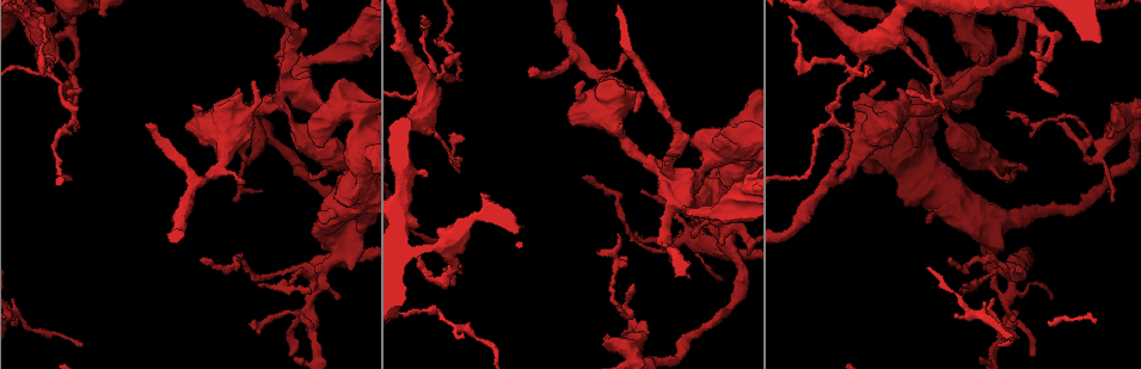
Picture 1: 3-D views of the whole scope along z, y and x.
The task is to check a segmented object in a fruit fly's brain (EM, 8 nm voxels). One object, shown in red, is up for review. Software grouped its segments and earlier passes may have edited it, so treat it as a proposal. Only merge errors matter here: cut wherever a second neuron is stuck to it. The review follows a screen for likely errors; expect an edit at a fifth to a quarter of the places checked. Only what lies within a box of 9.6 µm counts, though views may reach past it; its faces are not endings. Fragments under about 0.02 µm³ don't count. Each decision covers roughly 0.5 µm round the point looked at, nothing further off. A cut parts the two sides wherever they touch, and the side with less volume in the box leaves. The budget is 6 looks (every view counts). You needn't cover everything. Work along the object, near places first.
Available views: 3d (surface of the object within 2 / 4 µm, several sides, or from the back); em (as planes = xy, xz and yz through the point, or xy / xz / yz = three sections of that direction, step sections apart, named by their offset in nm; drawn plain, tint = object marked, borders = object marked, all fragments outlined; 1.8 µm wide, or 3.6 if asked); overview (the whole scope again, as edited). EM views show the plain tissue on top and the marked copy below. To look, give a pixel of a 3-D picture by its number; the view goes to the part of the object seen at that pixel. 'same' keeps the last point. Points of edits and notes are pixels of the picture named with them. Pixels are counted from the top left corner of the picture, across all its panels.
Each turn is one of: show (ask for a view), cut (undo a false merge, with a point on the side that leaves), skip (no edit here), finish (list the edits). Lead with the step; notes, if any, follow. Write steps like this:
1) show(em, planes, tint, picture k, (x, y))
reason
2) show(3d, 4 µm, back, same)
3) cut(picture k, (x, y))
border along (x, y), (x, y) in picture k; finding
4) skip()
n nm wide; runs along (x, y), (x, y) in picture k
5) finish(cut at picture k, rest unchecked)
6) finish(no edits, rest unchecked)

show(3d, 4 µm, picture 1, (952, 91))
sudden change in width

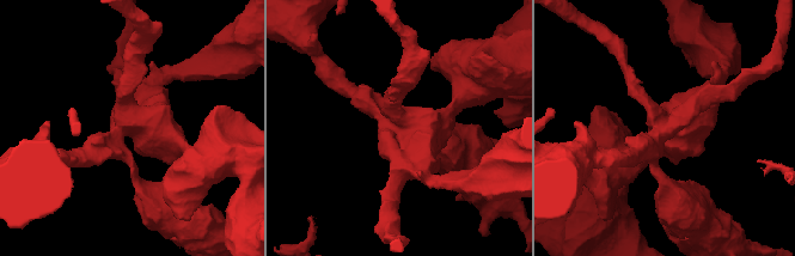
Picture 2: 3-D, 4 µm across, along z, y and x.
show(em, 3.6 µm, planes, tint, picture 2, (668, 129))
need the tissue

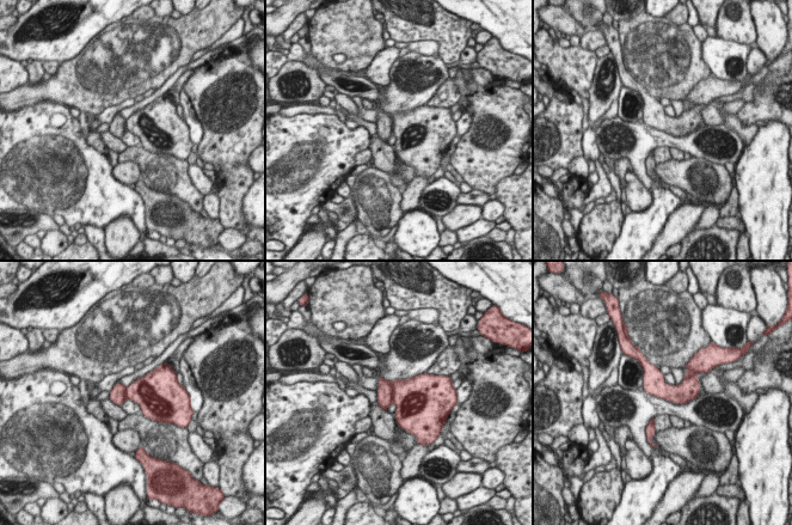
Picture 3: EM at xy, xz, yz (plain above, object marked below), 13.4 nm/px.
cut(picture 3, (386, 391))
border along (390, 382), (393, 388), (394, 402) in picture 3; a second neuron is stuck on

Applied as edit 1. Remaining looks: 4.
show(3d, 4 µm, picture 1, (803, 178))
sharp bend

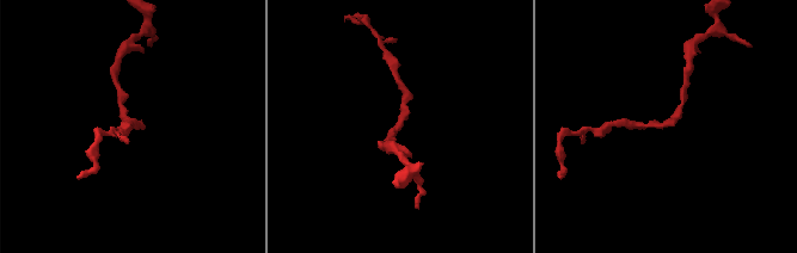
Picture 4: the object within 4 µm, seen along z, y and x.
show(em, xy, step 16, tint, picture 4, (672, 123))

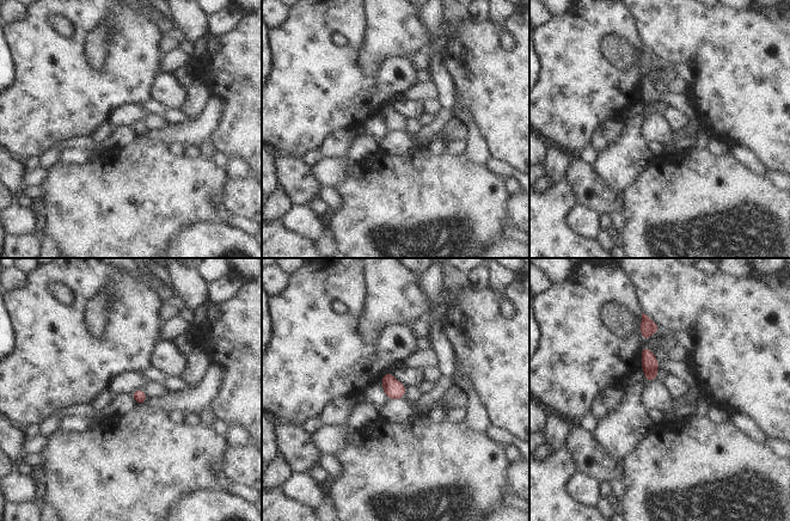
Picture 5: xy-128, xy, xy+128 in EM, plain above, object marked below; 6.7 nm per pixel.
show(em, planes, tint, same)
cut it another way

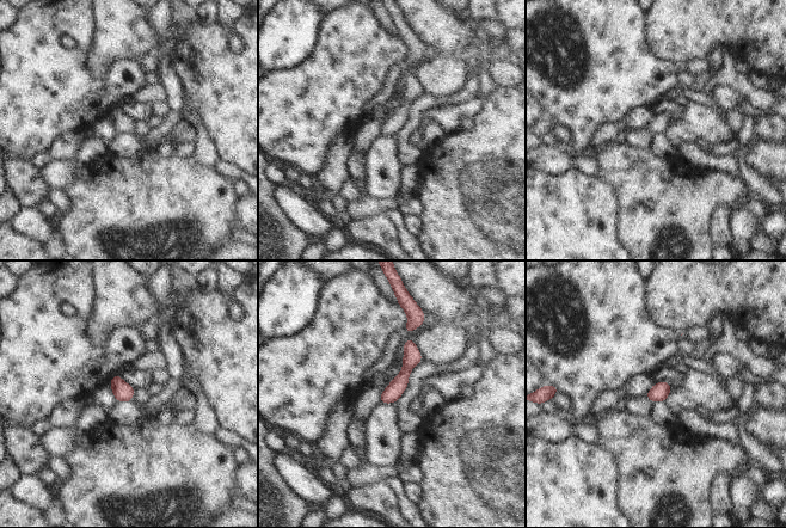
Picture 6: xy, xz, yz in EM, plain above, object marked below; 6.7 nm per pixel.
skip()
runs along (411, 342), (405, 373), (382, 400) in picture 6; continuous, no second neuron

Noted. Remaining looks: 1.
show(em, 3.6 µm, planes, tint, picture 1, (855, 70))
four or more arms meet

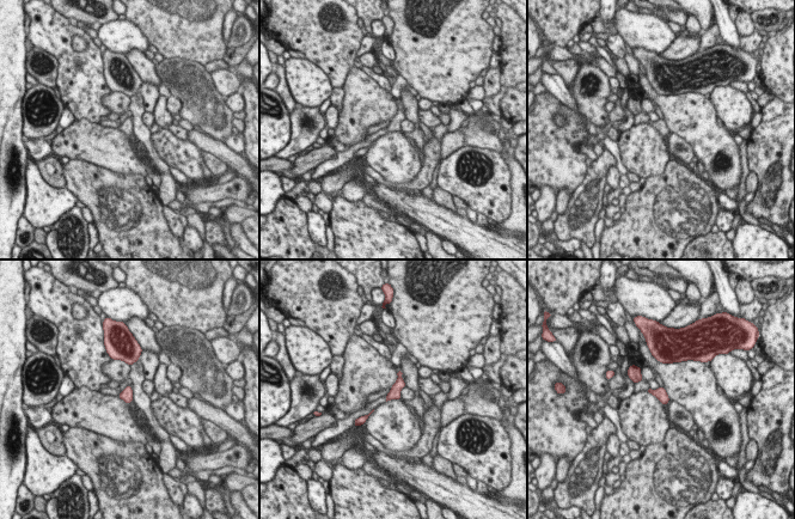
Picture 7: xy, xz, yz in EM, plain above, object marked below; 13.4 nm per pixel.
skip()
160 nm wide; all the same neuron

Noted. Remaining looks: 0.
finish(cut at picture 3, rest unchecked)

